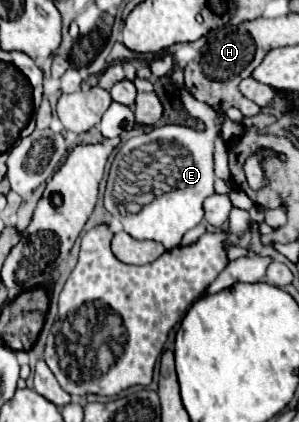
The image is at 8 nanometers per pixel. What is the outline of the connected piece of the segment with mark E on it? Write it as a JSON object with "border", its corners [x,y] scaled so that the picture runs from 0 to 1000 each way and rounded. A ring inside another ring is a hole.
{"border":[[[548,296],[528,306],[508,306],[502,315],[468,315],[455,325],[435,325],[408,353],[388,363],[361,438],[348,457],[348,491],[401,519],[415,547],[441,557],[448,566],[495,566],[542,576],[562,595],[595,585],[615,552],[656,538],[682,519],[676,481],[689,467],[716,457],[716,396],[709,396],[709,363],[716,363],[716,325],[709,310],[656,310],[635,301],[602,296]]]}

